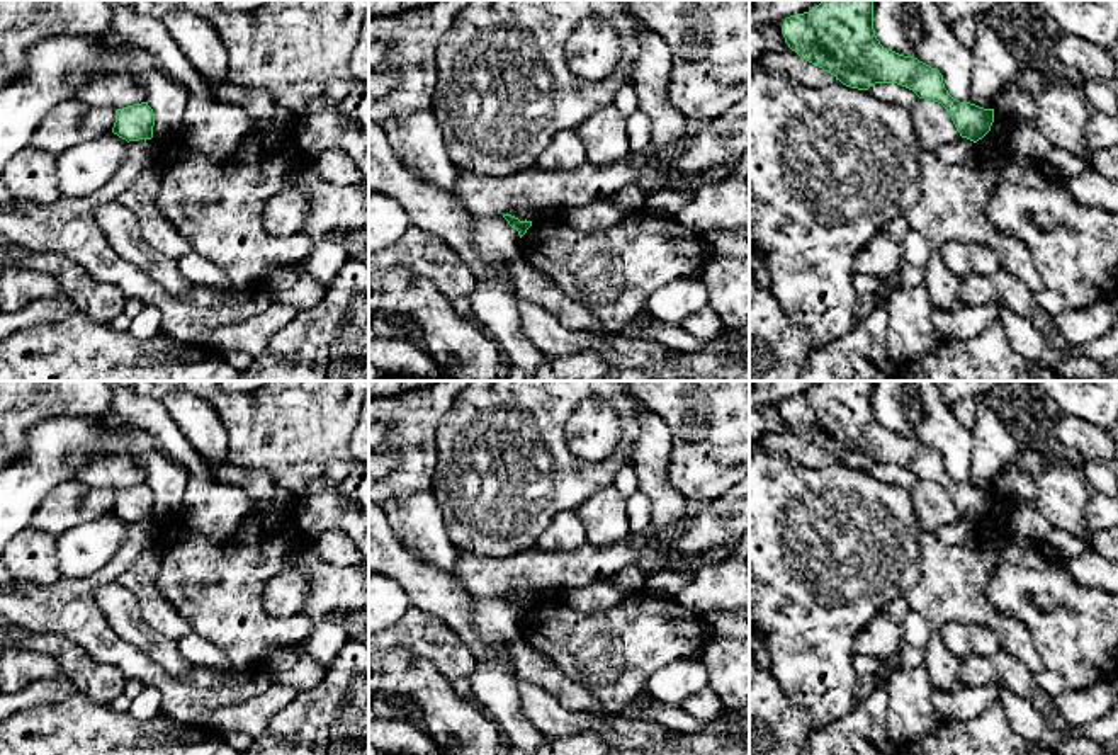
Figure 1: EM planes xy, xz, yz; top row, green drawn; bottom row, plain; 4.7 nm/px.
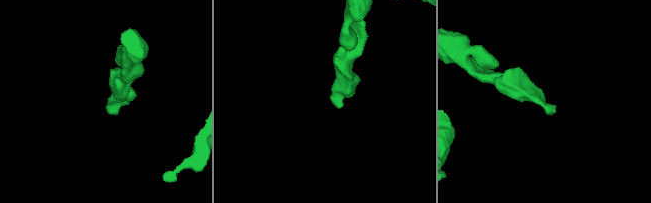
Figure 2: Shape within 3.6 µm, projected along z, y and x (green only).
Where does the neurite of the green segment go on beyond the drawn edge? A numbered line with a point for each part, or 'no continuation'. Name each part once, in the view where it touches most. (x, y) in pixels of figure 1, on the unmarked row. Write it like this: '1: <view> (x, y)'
no continuation

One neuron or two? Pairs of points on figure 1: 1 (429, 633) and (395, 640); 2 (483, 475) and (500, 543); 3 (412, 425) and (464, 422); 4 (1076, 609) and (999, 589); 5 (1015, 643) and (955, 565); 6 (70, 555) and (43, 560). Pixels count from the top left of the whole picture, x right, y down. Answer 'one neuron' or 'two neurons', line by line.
1: one neuron
2: one neuron
3: two neurons
4: one neuron
5: one neuron
6: two neurons

